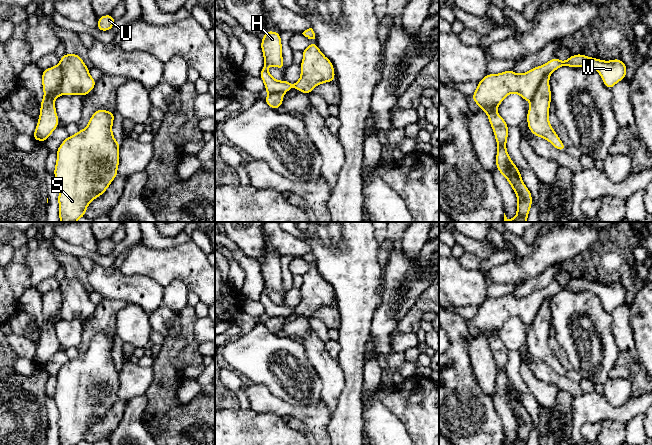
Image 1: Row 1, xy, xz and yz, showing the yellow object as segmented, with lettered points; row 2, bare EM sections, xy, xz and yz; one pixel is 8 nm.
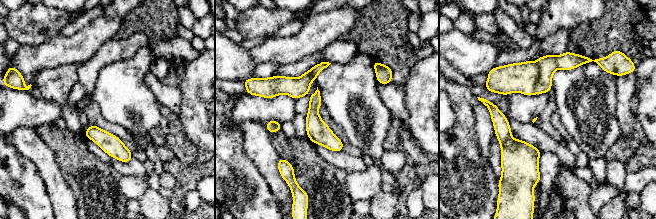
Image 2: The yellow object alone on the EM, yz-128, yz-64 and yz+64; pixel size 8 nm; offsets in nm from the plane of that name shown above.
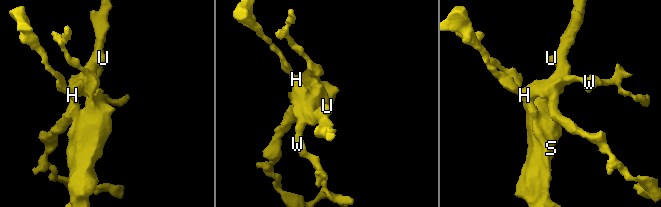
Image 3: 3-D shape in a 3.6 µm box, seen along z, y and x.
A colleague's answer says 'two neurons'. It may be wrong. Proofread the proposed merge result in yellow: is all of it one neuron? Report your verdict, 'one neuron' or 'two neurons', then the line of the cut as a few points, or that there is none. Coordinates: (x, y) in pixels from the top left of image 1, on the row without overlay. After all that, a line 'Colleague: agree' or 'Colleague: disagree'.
two neurons; cut xy (58, 289), (61, 294), (59, 315), (63, 318)
Colleague: agree

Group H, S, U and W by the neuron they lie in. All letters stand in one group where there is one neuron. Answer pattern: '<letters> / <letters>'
H W / S U

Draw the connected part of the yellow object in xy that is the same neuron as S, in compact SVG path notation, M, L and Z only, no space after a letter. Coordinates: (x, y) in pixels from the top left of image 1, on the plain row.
M104 333L95 335L83 354L75 359L68 360L56 375L57 385L54 392L54 400L59 411L59 442L60 445L77 445L85 441L85 436L90 426L101 420L110 410L114 402L118 400L120 365L116 366L112 357L112 349L115 336Z

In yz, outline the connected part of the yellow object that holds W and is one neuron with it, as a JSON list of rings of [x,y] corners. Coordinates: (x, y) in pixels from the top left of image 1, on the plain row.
[[[576,278],[566,285],[560,285],[553,281],[546,288],[534,291],[523,298],[516,298],[512,294],[495,299],[486,298],[478,306],[477,313],[472,320],[472,324],[478,328],[479,332],[487,337],[498,370],[496,391],[508,404],[514,416],[520,420],[518,438],[526,443],[532,429],[532,419],[516,397],[515,388],[506,374],[509,350],[495,333],[511,317],[517,317],[524,324],[532,325],[543,301],[561,290],[594,292],[601,299],[605,311],[609,313],[612,313],[619,305],[624,304],[627,298],[627,290],[618,282],[603,285],[583,278]]]

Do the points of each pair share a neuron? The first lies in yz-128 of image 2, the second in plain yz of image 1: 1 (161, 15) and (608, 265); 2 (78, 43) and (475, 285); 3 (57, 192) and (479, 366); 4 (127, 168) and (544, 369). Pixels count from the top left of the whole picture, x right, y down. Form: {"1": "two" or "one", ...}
{"1": "one", "2": "two", "3": "one", "4": "one"}

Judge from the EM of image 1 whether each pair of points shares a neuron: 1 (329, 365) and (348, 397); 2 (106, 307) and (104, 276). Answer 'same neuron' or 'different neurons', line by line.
1: different neurons
2: different neurons

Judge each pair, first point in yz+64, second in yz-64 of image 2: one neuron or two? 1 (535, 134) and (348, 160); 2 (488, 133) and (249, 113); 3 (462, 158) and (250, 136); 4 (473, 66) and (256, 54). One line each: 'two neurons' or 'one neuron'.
1: one neuron
2: two neurons
3: two neurons
4: two neurons

